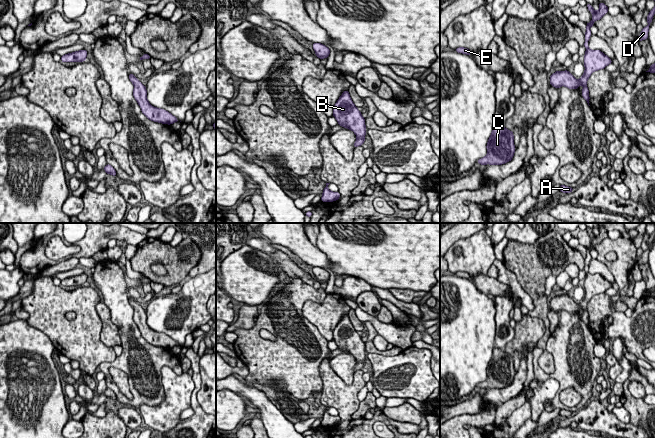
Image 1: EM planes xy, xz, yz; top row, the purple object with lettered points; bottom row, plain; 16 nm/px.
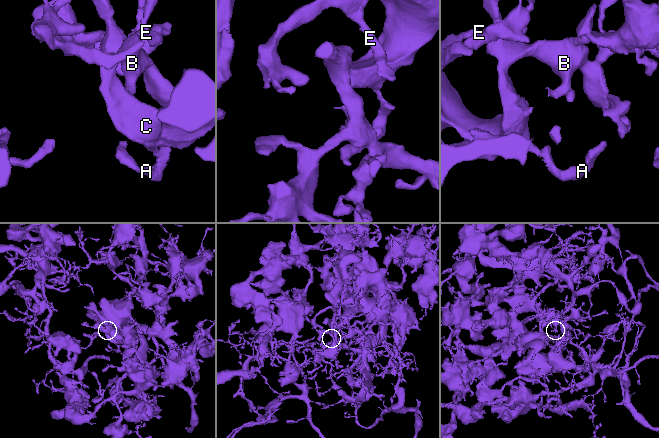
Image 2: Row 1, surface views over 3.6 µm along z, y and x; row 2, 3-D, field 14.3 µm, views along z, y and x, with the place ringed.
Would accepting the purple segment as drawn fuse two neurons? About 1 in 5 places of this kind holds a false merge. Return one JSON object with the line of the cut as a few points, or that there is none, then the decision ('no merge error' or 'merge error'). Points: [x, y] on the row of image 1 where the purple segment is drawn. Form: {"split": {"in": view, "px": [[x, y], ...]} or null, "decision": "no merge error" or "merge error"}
{"split": null, "decision": "no merge error"}

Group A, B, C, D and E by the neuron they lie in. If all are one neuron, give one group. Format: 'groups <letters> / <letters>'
groups A B C D E

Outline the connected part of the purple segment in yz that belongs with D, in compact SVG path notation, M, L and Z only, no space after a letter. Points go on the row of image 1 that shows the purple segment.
M655 7L649 12L646 18L648 25L642 29L641 34L638 36L639 41L648 39L648 31L649 31L650 23L652 22L652 18L654 14L655 14Z

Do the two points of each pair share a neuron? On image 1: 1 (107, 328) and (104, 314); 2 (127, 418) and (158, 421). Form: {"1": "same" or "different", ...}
{"1": "same", "2": "different"}

